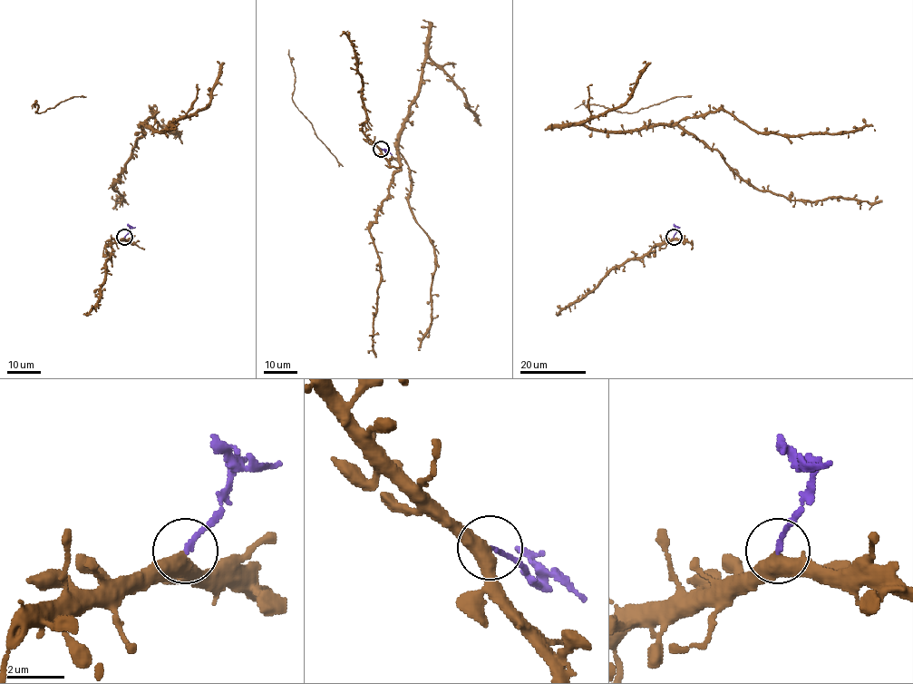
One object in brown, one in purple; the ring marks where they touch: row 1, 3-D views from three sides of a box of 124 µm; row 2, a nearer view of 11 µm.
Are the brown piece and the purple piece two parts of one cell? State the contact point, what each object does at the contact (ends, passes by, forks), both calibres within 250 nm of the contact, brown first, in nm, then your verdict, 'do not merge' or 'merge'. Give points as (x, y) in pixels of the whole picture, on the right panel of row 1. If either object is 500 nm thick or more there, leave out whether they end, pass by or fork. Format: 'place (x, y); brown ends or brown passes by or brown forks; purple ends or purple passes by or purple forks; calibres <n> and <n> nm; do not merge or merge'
place (674, 237); brown passes by; purple ends; calibres 440 and 150 nm; do not merge

